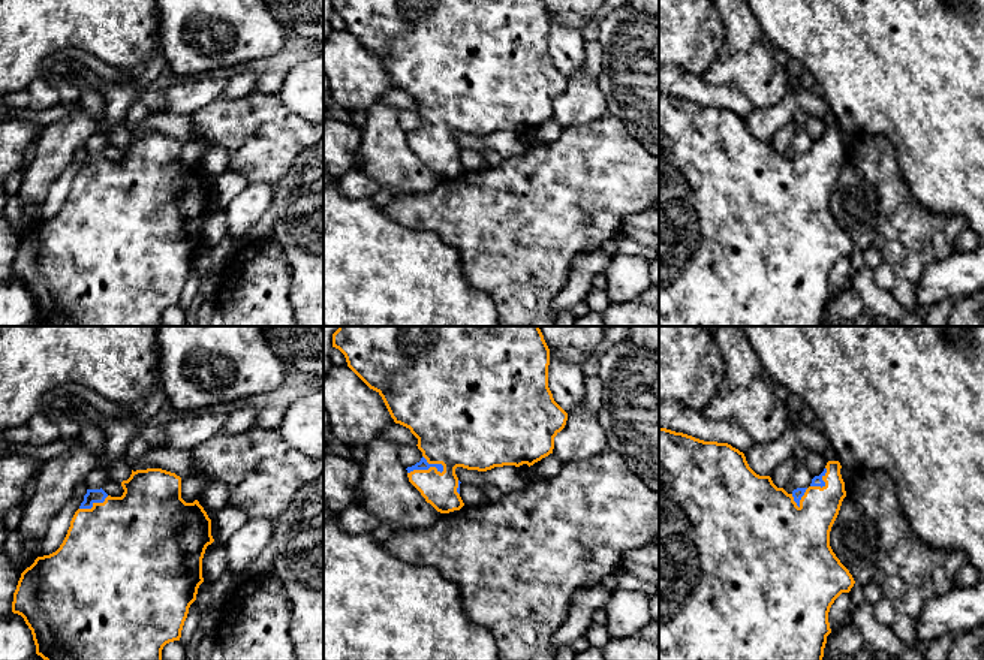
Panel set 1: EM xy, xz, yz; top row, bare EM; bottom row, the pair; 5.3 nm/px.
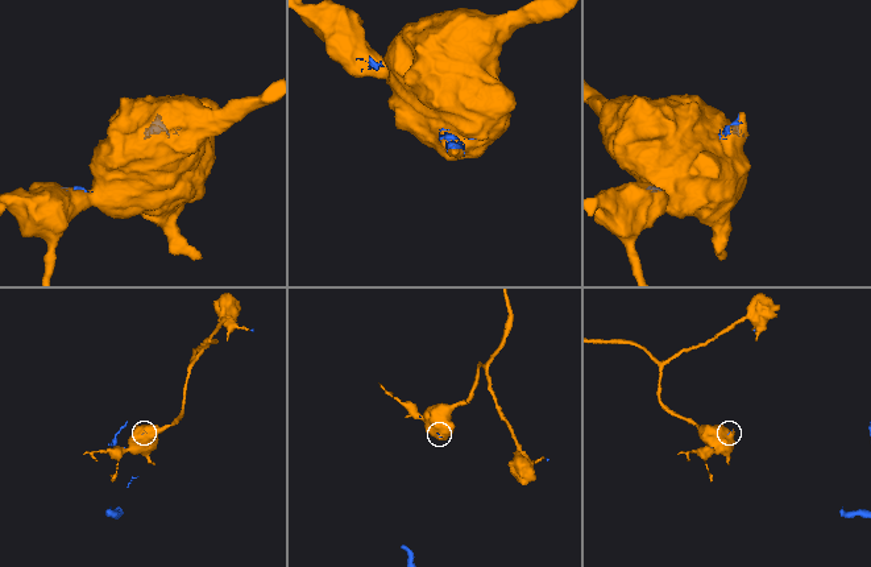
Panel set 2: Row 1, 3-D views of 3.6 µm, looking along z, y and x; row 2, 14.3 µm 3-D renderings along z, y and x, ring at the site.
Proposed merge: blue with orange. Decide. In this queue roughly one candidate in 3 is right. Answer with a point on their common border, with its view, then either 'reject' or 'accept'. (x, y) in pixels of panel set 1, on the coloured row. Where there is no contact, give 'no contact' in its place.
xz (426, 469) | accept

